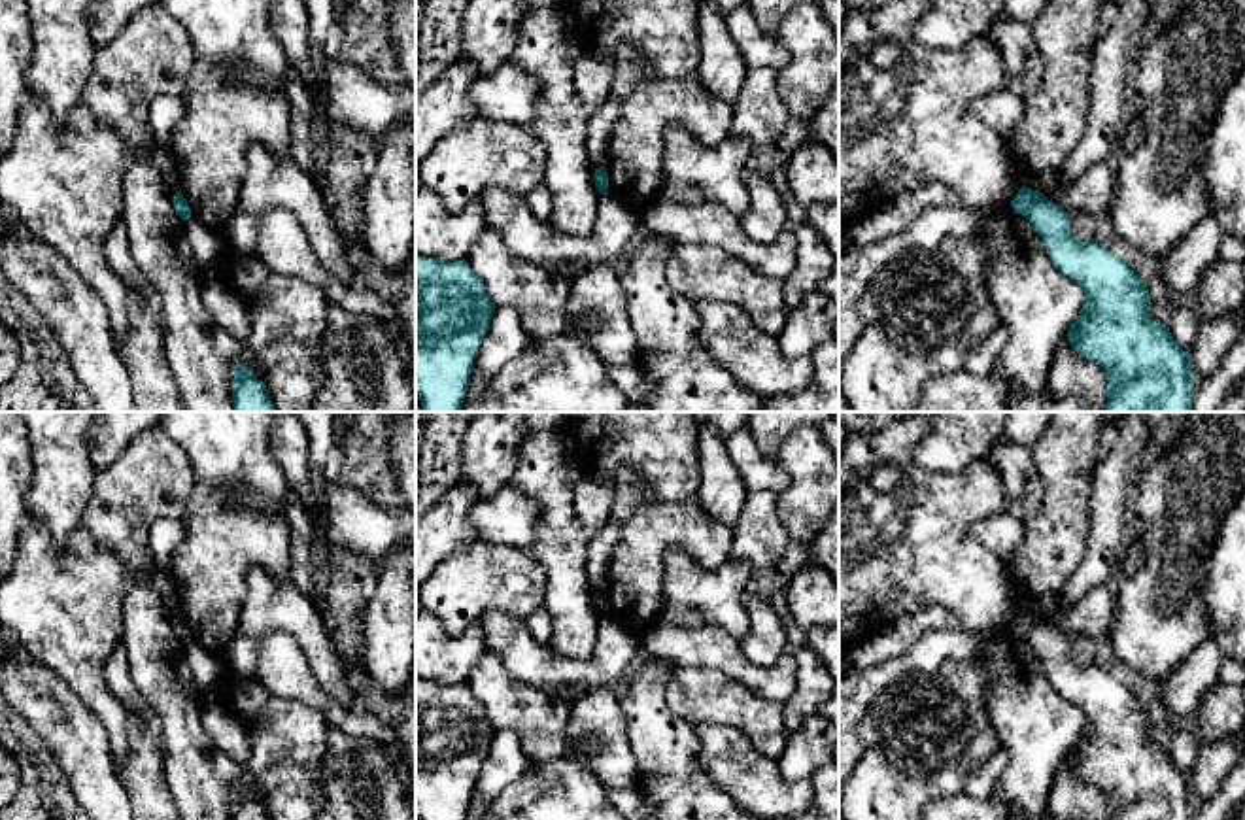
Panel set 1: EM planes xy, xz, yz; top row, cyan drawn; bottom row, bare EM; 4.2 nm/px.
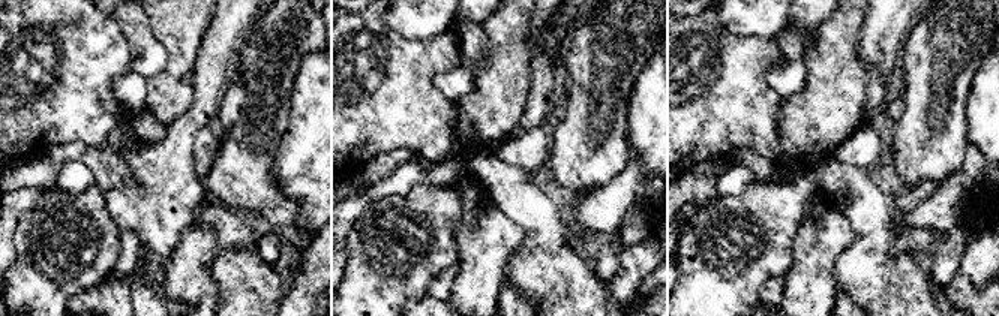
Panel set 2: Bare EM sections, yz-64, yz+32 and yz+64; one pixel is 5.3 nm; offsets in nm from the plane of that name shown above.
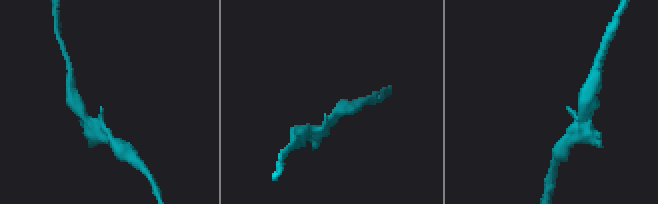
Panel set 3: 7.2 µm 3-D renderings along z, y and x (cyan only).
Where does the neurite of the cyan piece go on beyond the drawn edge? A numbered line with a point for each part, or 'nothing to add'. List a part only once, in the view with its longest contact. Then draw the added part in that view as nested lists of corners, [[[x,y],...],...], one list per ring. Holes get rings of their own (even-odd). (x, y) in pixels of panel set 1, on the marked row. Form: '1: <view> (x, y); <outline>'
nothing to add

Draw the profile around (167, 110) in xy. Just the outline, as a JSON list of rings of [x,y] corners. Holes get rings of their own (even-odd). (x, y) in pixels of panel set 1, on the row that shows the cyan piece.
[[[185,93],[157,94],[149,104],[149,125],[161,147],[170,147],[176,125],[185,115]]]

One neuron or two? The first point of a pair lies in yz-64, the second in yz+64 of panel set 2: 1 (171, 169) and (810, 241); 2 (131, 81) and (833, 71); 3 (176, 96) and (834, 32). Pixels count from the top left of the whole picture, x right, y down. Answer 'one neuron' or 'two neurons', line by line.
1: one neuron
2: two neurons
3: one neuron

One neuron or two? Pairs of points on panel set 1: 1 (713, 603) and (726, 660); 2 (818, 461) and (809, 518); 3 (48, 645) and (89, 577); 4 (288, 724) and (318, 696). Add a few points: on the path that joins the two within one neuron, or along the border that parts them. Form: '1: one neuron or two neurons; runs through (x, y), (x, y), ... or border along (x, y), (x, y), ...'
1: two neurons; border along (709, 622), (739, 641)
2: one neuron; runs through (815, 475), (809, 505)
3: one neuron; runs through (65, 628), (67, 605), (76, 594)
4: two neurons; border along (272, 696), (316, 707), (331, 726)

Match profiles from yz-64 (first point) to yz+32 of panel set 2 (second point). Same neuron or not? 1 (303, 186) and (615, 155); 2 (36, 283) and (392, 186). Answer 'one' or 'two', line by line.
1: two
2: two

